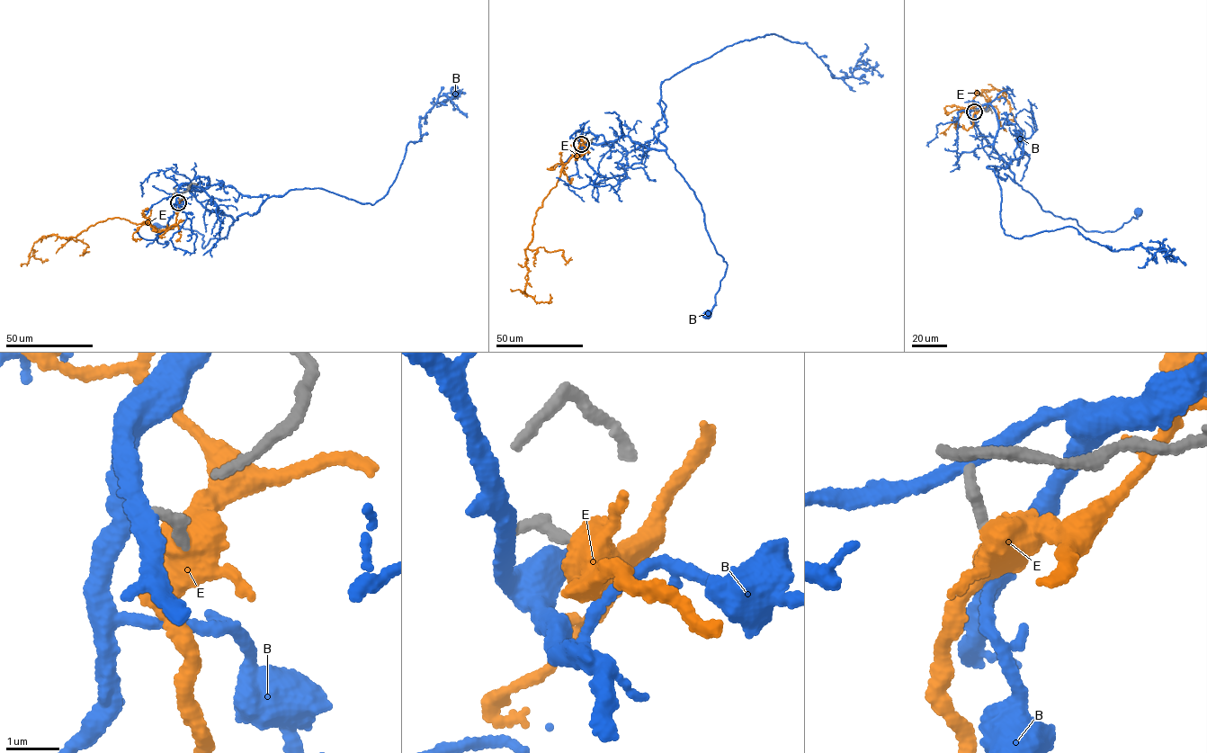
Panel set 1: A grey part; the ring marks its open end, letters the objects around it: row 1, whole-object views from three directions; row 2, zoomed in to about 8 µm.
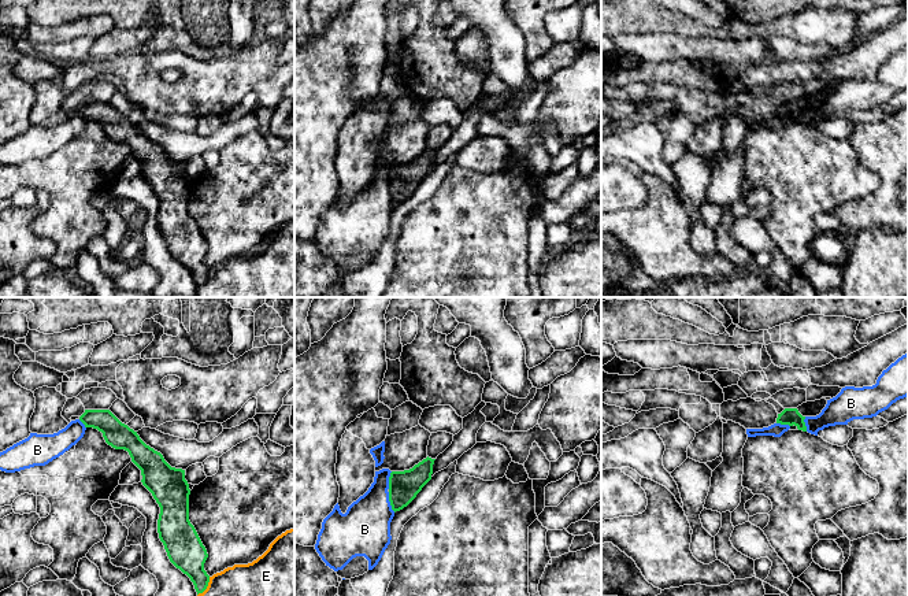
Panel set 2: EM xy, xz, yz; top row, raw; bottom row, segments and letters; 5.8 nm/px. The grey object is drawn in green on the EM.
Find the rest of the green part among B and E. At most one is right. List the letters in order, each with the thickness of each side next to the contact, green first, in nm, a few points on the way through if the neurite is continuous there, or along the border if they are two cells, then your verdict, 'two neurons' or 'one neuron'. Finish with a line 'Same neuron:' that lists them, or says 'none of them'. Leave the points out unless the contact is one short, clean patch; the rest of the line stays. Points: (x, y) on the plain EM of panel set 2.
B: calibres 180 and 300 nm; border xz (388, 185), (388, 193), (395, 204); two neurons
E: calibres 220 and 460 nm; border xy (210, 270), (208, 278), (197, 288); two neurons
Same neuron: none of them

